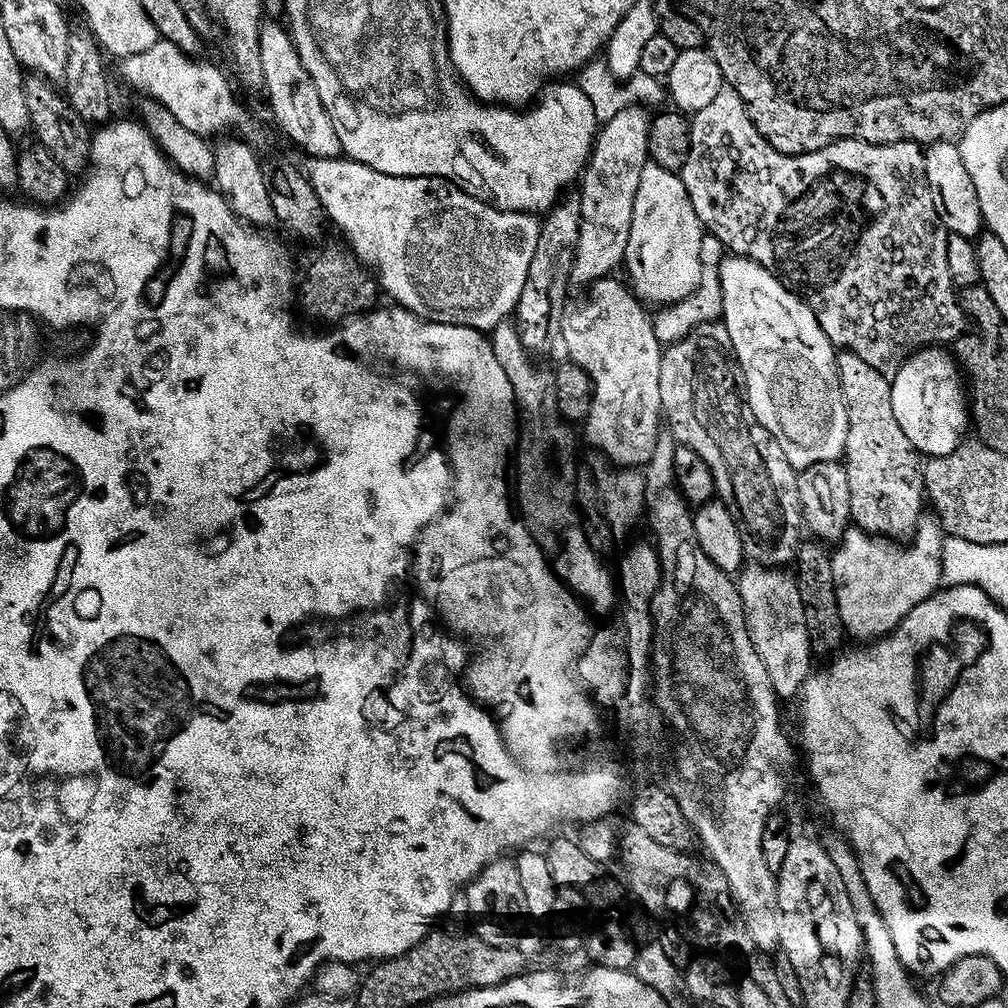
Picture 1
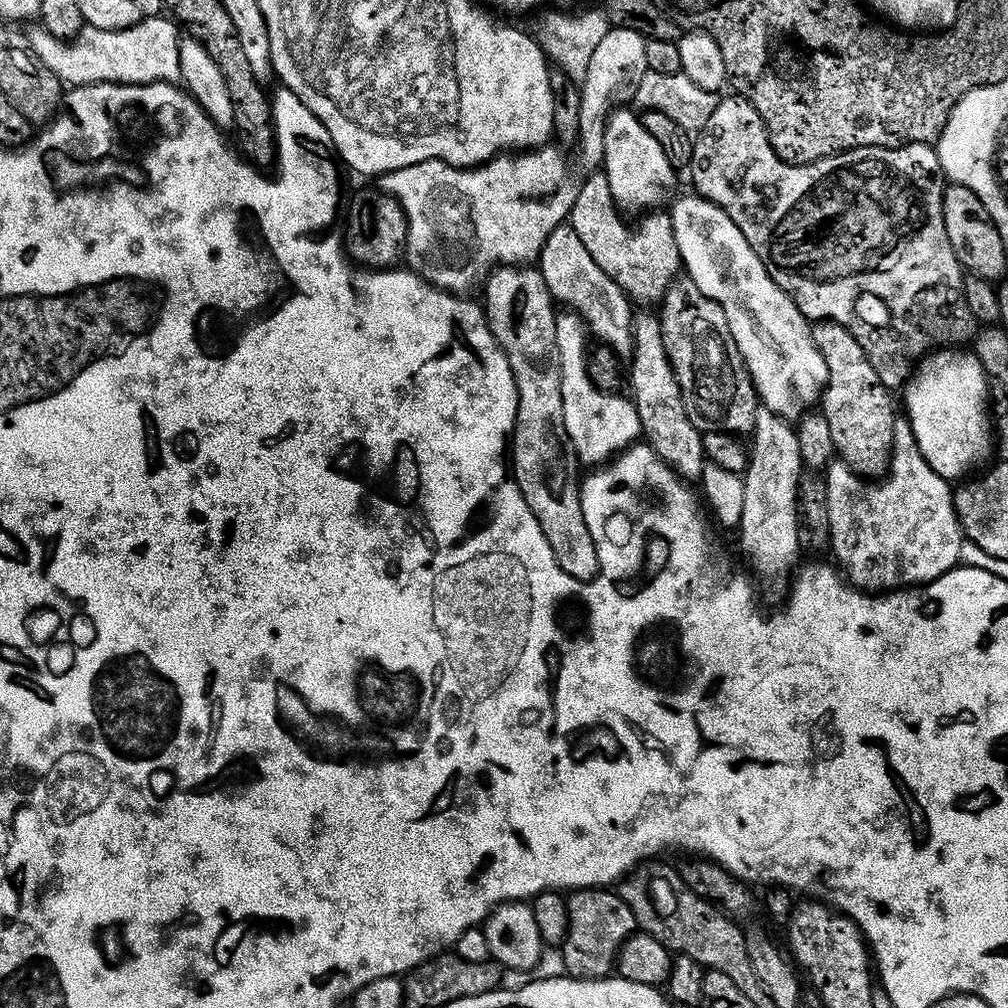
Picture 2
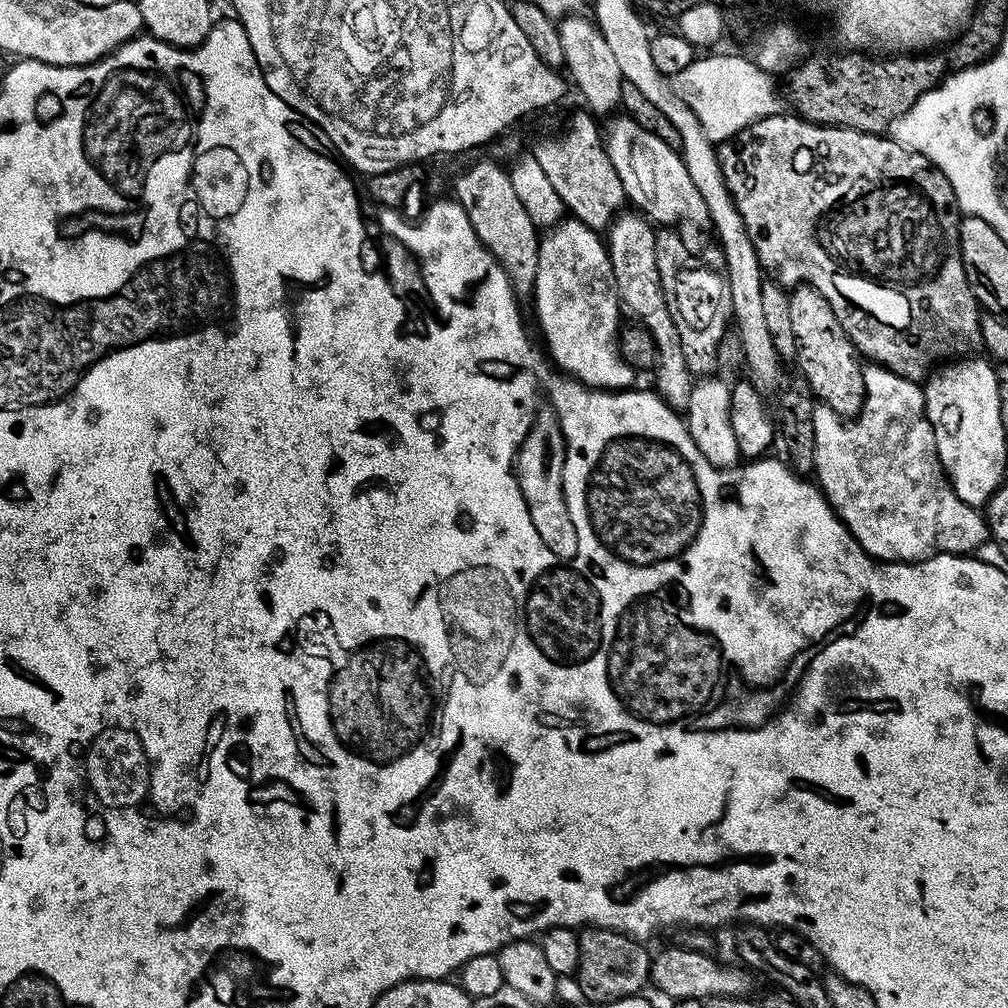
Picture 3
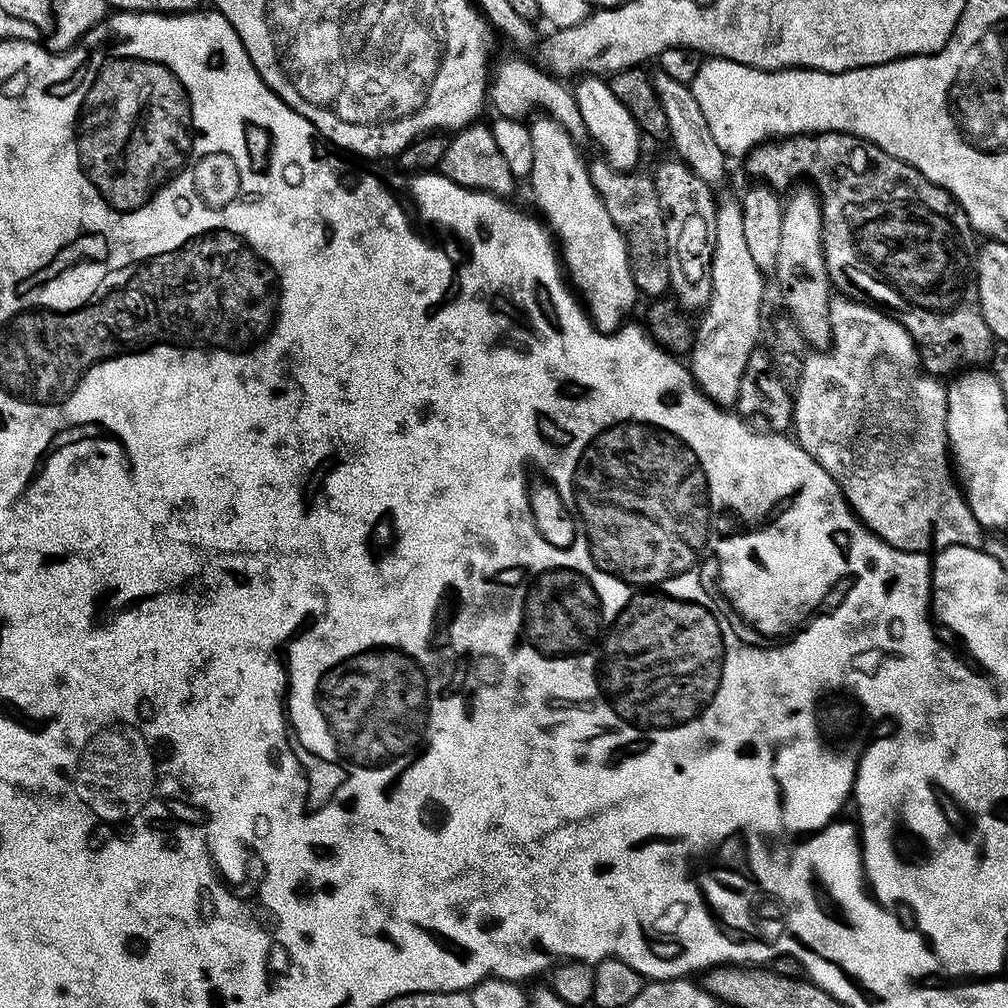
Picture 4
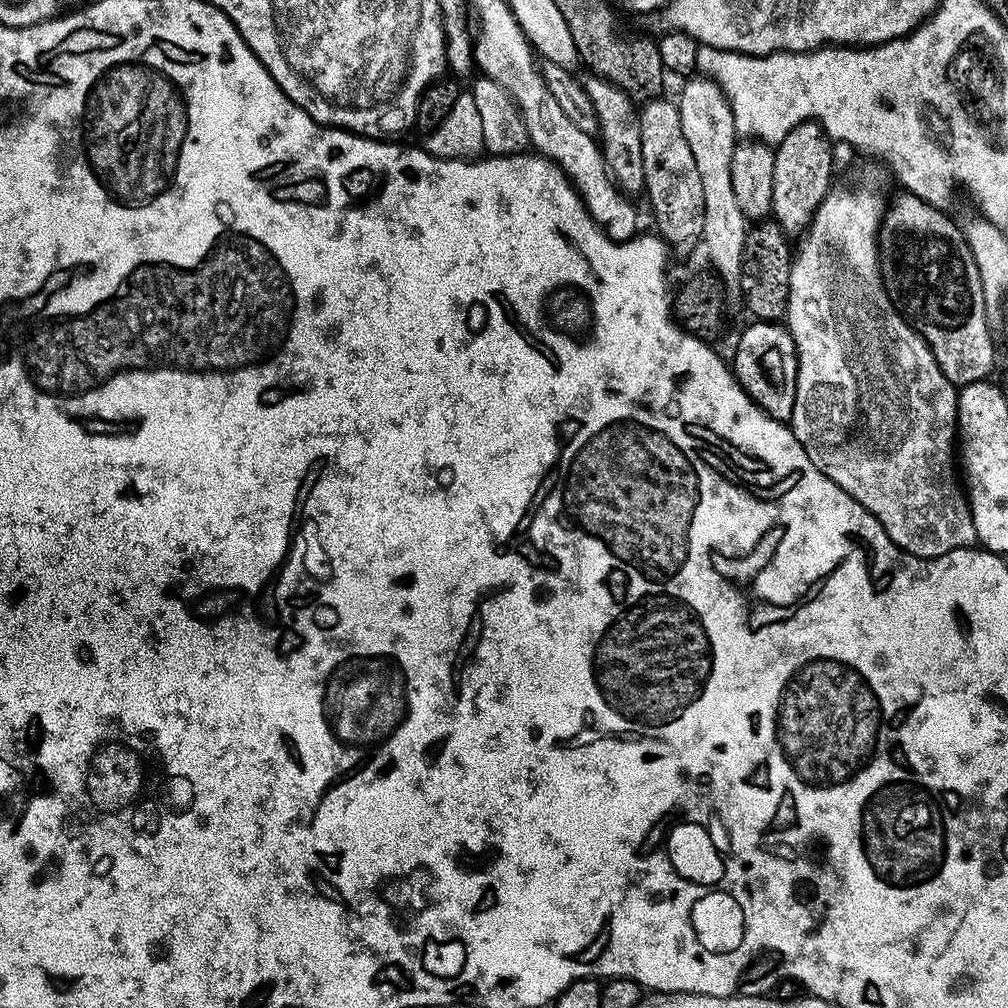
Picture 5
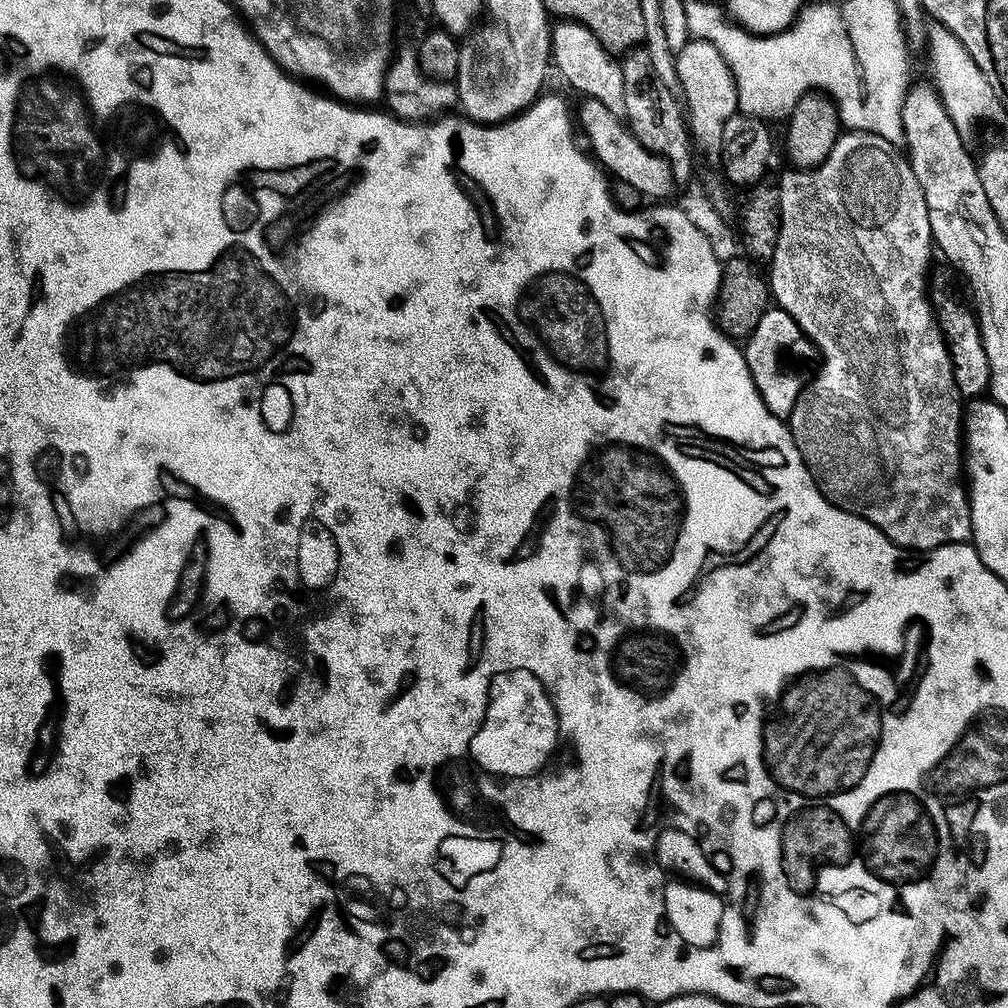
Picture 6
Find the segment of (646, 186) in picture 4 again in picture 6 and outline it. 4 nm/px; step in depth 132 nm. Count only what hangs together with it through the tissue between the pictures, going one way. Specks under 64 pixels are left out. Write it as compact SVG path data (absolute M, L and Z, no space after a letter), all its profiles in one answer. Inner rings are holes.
M560 20L557 25L552 28L550 57L555 71L557 68L564 75L565 82L573 84L580 91L581 97L598 98L598 102L603 102L610 109L610 114L626 117L626 82L622 82L621 61L613 53L607 52L602 42L598 42L598 38L586 30L586 26L573 20Z

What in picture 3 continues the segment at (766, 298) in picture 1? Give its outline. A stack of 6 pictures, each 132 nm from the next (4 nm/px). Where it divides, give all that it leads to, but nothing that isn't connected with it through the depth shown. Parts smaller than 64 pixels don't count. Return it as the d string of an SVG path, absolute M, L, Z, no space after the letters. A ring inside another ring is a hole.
M620 114L616 118L606 128L606 147L610 162L614 162L614 170L618 170L618 178L622 178L622 190L627 203L656 226L676 226L680 220L680 237L685 244L695 245L700 231L709 227L710 219L706 202L702 194L698 194L698 186L694 186L694 181L686 171L684 157L677 149L662 142L662 138L638 126L631 116Z

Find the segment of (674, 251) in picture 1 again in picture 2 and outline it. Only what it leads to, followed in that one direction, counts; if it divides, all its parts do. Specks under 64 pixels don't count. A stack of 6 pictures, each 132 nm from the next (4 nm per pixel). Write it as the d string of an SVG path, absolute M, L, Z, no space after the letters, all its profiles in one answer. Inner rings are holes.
M617 107L609 115L608 124L604 127L602 171L608 178L612 199L616 201L617 208L625 213L640 212L643 208L656 210L664 199L669 199L668 187L674 175L672 163L666 158L662 146L658 146L658 141L646 131L646 126L642 126L640 116L631 107Z

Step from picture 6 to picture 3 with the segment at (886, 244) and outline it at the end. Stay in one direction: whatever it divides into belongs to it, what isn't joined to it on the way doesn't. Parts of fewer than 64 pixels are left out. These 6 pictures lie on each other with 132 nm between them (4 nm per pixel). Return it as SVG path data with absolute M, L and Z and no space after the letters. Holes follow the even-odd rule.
M875 362L863 365L864 369L864 404L860 407L860 415L855 418L840 416L830 406L817 403L816 409L812 411L814 422L814 456L816 458L816 471L814 473L815 483L818 485L824 497L828 499L828 505L839 520L850 530L850 534L862 546L867 556L885 564L917 564L920 560L929 560L931 556L941 556L943 552L953 554L972 554L982 545L989 543L990 533L987 519L977 509L972 508L962 498L958 498L956 491L944 472L942 462L938 458L938 446L934 438L934 426L926 414L926 402L924 401L924 389L915 380L907 380L898 374L894 374L889 368Z

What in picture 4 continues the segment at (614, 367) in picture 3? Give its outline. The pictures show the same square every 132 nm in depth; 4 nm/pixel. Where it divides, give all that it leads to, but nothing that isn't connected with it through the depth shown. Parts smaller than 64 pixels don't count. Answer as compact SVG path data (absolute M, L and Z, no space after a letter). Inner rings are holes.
M551 118L531 121L530 142L534 142L534 166L530 183L532 196L536 199L535 211L542 217L545 225L550 229L557 245L562 267L574 289L577 297L582 301L592 324L600 332L614 332L625 323L628 308L632 308L638 299L636 283L630 270L628 257L628 243L610 218L610 210L602 204L602 198L592 181L589 161L584 161L580 153L581 145L573 140L561 124Z

